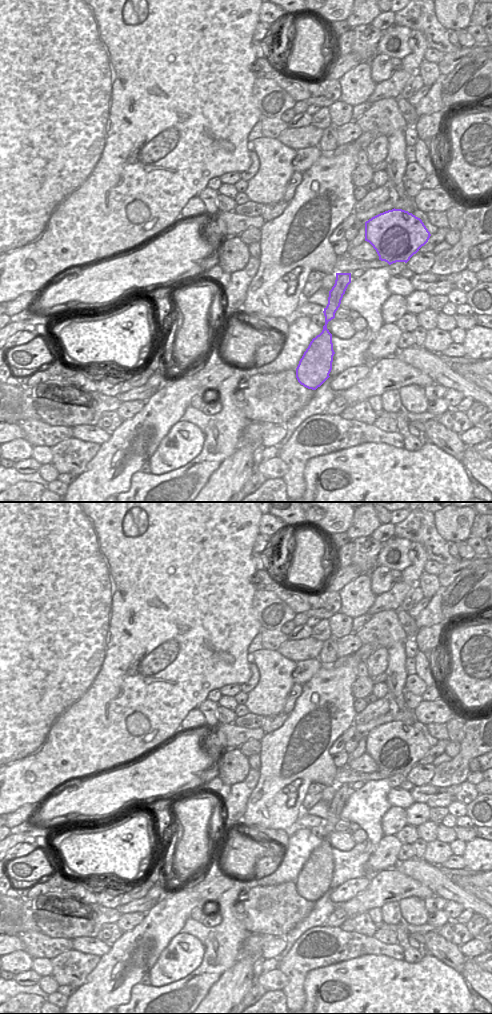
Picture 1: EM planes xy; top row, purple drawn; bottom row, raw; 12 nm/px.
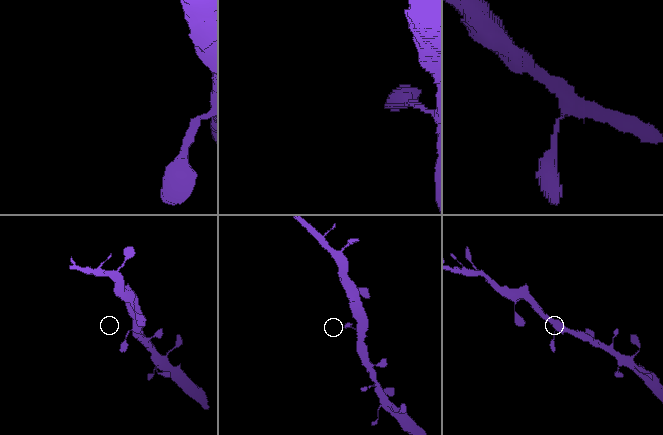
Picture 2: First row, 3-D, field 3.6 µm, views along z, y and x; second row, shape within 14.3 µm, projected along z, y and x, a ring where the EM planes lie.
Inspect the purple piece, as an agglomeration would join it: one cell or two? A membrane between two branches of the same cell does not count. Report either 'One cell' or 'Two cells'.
One cell.

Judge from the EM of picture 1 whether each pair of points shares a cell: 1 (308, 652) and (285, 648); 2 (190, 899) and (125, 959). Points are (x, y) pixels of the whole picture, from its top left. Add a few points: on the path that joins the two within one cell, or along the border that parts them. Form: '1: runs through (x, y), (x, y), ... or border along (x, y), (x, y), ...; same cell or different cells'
1: runs through (302, 650), (291, 649); same cell
2: runs through (173, 912), (142, 945); same cell

